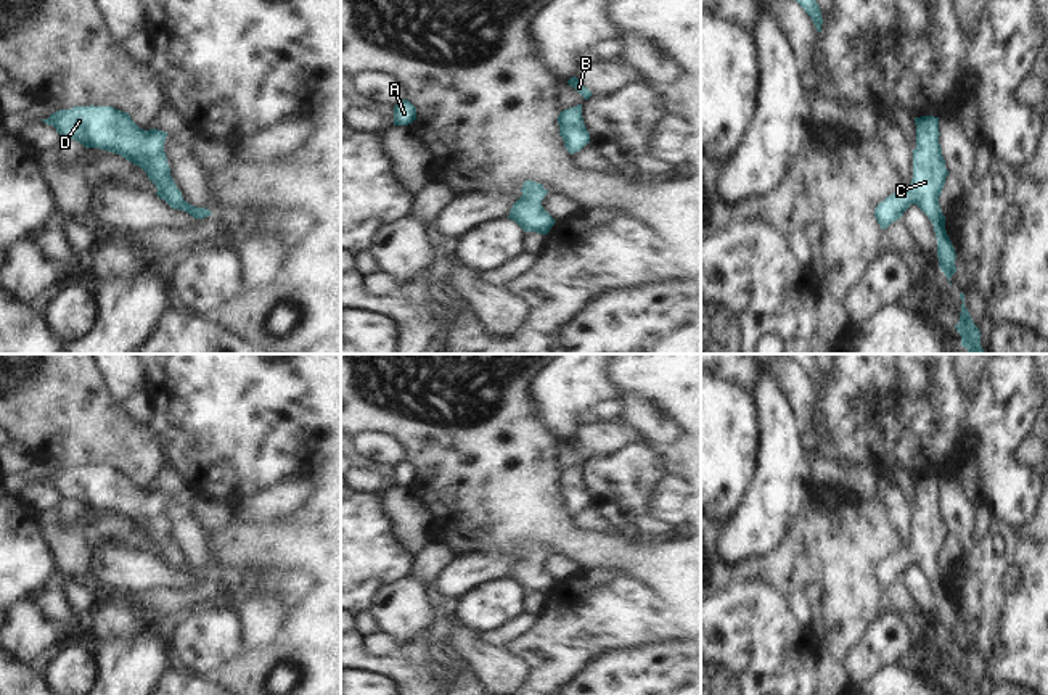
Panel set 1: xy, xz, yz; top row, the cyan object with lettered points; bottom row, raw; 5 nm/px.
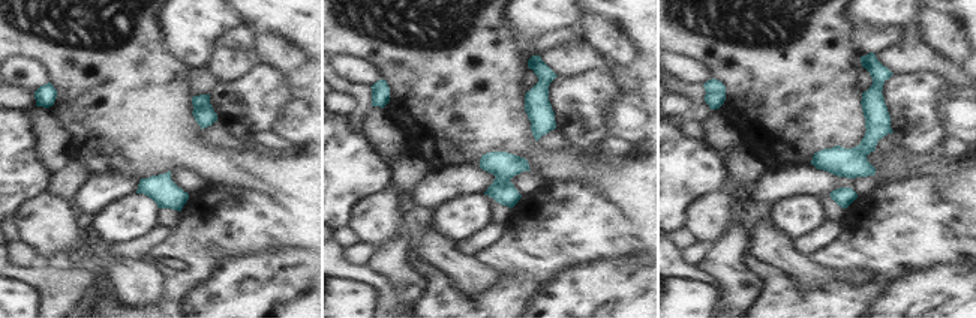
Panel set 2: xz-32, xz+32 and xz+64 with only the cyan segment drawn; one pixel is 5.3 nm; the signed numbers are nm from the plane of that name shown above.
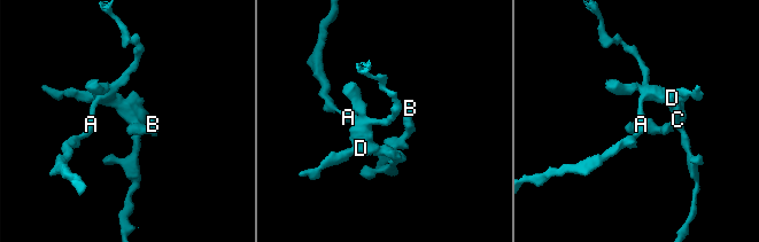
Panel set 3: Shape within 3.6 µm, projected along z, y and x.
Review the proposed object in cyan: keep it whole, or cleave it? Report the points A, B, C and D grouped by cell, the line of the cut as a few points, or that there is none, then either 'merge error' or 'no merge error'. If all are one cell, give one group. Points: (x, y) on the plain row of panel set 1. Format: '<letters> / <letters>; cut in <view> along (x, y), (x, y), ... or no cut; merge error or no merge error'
A B C D; no cut; no merge error

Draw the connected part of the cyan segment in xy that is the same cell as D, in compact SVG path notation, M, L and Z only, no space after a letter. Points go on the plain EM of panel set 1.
M74 467L59 470L42 481L53 486L63 500L76 500L85 508L100 508L121 515L141 528L156 545L156 555L170 568L185 571L194 579L212 574L206 568L186 563L177 549L164 512L167 492L158 489L143 491L132 481L129 473L113 467Z

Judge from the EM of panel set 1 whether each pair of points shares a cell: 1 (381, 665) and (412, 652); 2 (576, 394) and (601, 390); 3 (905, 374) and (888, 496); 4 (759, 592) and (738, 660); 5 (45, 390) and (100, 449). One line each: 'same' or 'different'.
1: different
2: same
3: different
4: same
5: same

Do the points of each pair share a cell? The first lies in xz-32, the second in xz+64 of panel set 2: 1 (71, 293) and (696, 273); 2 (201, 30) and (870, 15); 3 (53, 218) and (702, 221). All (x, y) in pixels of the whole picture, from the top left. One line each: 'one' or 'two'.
1: one
2: one
3: one

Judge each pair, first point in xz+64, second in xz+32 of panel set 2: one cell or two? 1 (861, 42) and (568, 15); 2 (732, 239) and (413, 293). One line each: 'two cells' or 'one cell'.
1: two cells
2: one cell

